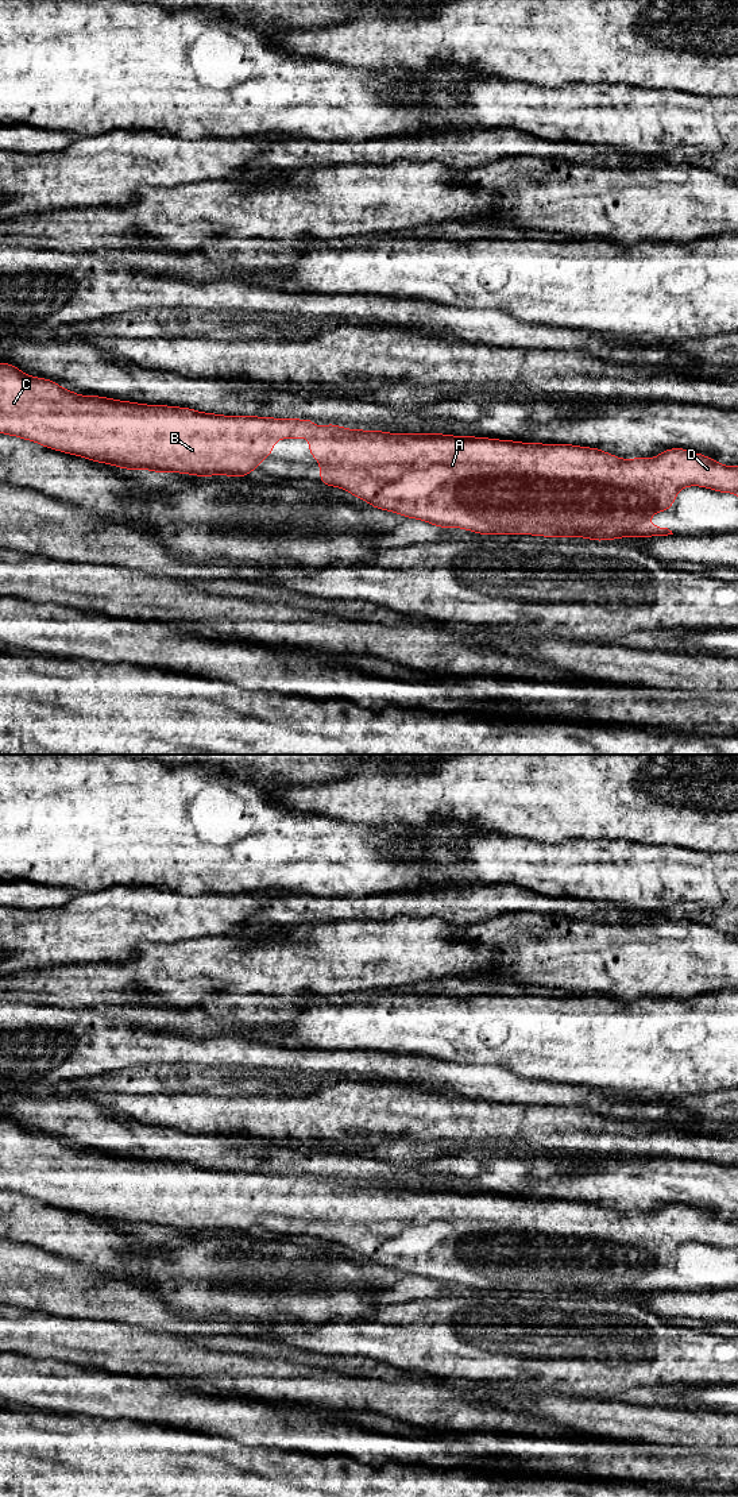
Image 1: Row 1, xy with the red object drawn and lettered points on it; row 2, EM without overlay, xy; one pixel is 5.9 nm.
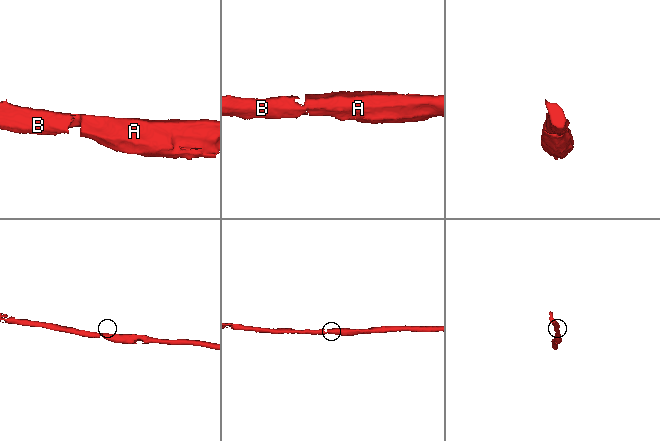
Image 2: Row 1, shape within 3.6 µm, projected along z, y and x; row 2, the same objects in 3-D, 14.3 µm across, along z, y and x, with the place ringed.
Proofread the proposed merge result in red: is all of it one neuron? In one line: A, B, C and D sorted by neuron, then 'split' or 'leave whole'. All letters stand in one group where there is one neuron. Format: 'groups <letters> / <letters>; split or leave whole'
groups A B C D; leave whole

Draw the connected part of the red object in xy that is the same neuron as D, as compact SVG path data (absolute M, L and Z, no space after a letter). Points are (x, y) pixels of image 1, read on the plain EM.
M0 1119L0 1189L125 1226L236 1234L244 1234L248 1228L258 1226L258 1220L271 1211L278 1195L308 1193L309 1209L320 1218L320 1239L340 1243L379 1266L422 1276L437 1284L461 1284L478 1290L532 1290L565 1295L579 1292L595 1297L668 1292L673 1290L672 1286L648 1278L652 1270L671 1266L681 1245L703 1242L738 1253L738 1222L723 1222L706 1211L685 1204L669 1204L653 1215L619 1215L599 1204L573 1200L521 1199L424 1188L389 1189L348 1185L336 1180L316 1184L312 1174L223 1172L185 1162L147 1161L100 1151L80 1151L51 1135L27 1131L11 1119Z

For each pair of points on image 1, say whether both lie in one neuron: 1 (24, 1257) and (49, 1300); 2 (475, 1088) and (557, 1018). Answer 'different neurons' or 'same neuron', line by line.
1: same neuron
2: different neurons

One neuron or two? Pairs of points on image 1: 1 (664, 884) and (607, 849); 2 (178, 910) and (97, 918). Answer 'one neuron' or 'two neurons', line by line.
1: one neuron
2: one neuron

